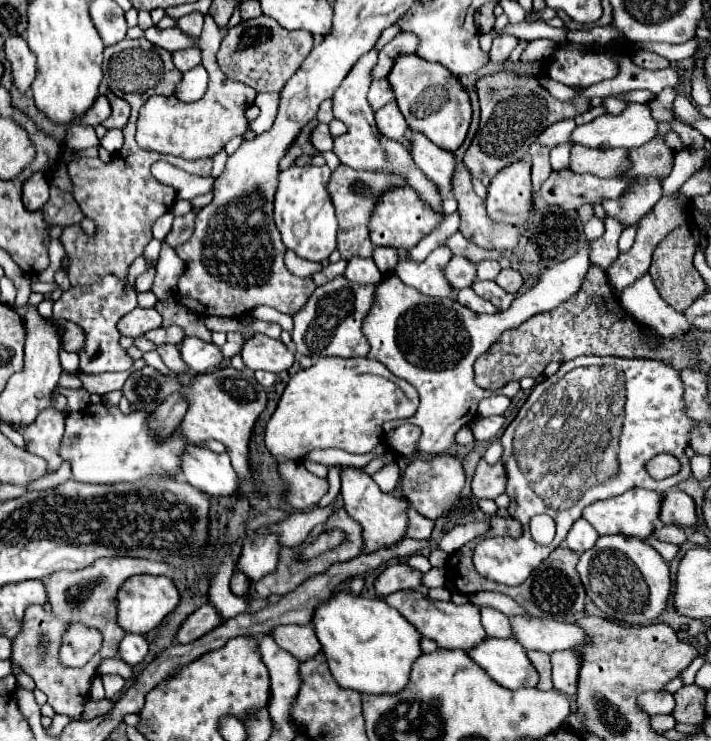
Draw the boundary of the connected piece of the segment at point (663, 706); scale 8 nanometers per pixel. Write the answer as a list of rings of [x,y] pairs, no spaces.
[[[644,692],[638,696],[638,706],[648,714],[672,714],[674,696],[668,692]]]

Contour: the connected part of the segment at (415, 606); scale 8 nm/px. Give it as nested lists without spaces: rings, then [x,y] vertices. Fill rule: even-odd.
[[[402,590],[402,592],[394,592],[390,596],[384,598],[392,608],[396,608],[414,628],[418,628],[418,632],[424,638],[434,640],[440,648],[446,650],[470,650],[474,648],[482,638],[486,638],[486,632],[480,624],[480,612],[474,604],[464,604],[458,606],[454,602],[438,602],[438,600],[430,600],[428,596],[424,596],[418,590]]]

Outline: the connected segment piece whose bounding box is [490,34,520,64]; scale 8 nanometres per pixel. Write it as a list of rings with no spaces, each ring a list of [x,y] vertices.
[[[502,34],[502,36],[498,36],[498,38],[494,38],[494,44],[492,44],[492,50],[490,52],[494,52],[496,48],[498,48],[498,54],[490,54],[490,60],[492,62],[504,62],[506,58],[508,58],[508,54],[518,46],[518,38],[514,38],[514,36],[508,36],[508,34]]]

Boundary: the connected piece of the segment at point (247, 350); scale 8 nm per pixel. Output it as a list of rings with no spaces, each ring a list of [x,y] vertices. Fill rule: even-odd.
[[[254,334],[244,342],[242,348],[244,366],[250,370],[266,370],[266,372],[282,372],[288,370],[294,362],[294,354],[274,338],[264,334]]]

